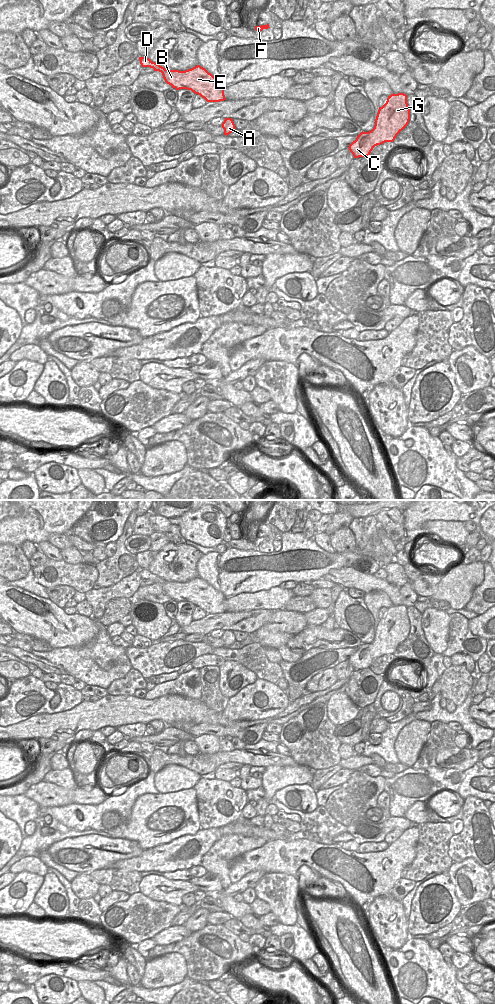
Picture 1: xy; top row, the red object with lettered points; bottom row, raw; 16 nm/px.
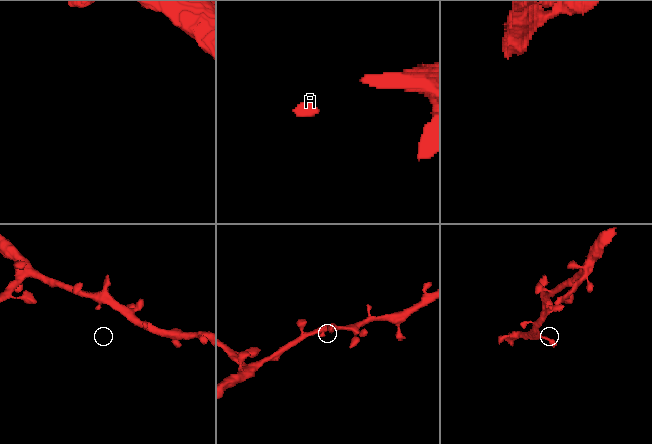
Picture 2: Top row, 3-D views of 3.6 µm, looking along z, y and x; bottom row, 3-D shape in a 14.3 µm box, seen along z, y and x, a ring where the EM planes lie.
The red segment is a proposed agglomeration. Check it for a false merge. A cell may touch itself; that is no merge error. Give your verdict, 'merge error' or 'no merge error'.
no merge error

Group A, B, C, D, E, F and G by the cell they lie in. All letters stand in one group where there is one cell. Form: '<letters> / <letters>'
A B C D E F G

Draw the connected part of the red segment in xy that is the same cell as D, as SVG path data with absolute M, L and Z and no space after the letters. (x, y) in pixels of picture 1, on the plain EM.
M139 569L142 579L153 580L162 585L165 594L176 602L187 601L200 607L207 614L220 614L226 612L224 595L215 590L205 580L197 577L185 583L165 581L152 574L147 569Z

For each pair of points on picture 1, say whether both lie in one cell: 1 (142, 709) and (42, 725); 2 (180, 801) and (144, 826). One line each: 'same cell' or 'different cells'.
1: same cell
2: same cell

